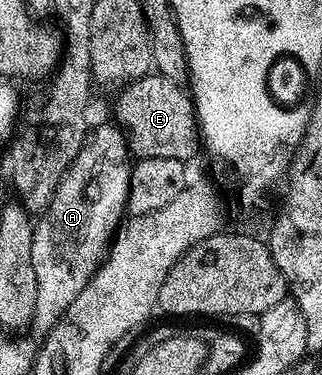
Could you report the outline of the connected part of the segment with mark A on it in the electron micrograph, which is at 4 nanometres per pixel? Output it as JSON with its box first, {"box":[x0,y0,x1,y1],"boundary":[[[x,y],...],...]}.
{"box":[30,124,132,334],"boundary":[[[104,124],[89,135],[60,179],[60,185],[51,193],[48,217],[33,227],[30,258],[38,282],[38,298],[30,324],[40,334],[47,334],[74,298],[82,294],[125,219],[128,189],[132,185],[132,164],[128,160],[130,145],[125,133],[116,128]]]}

